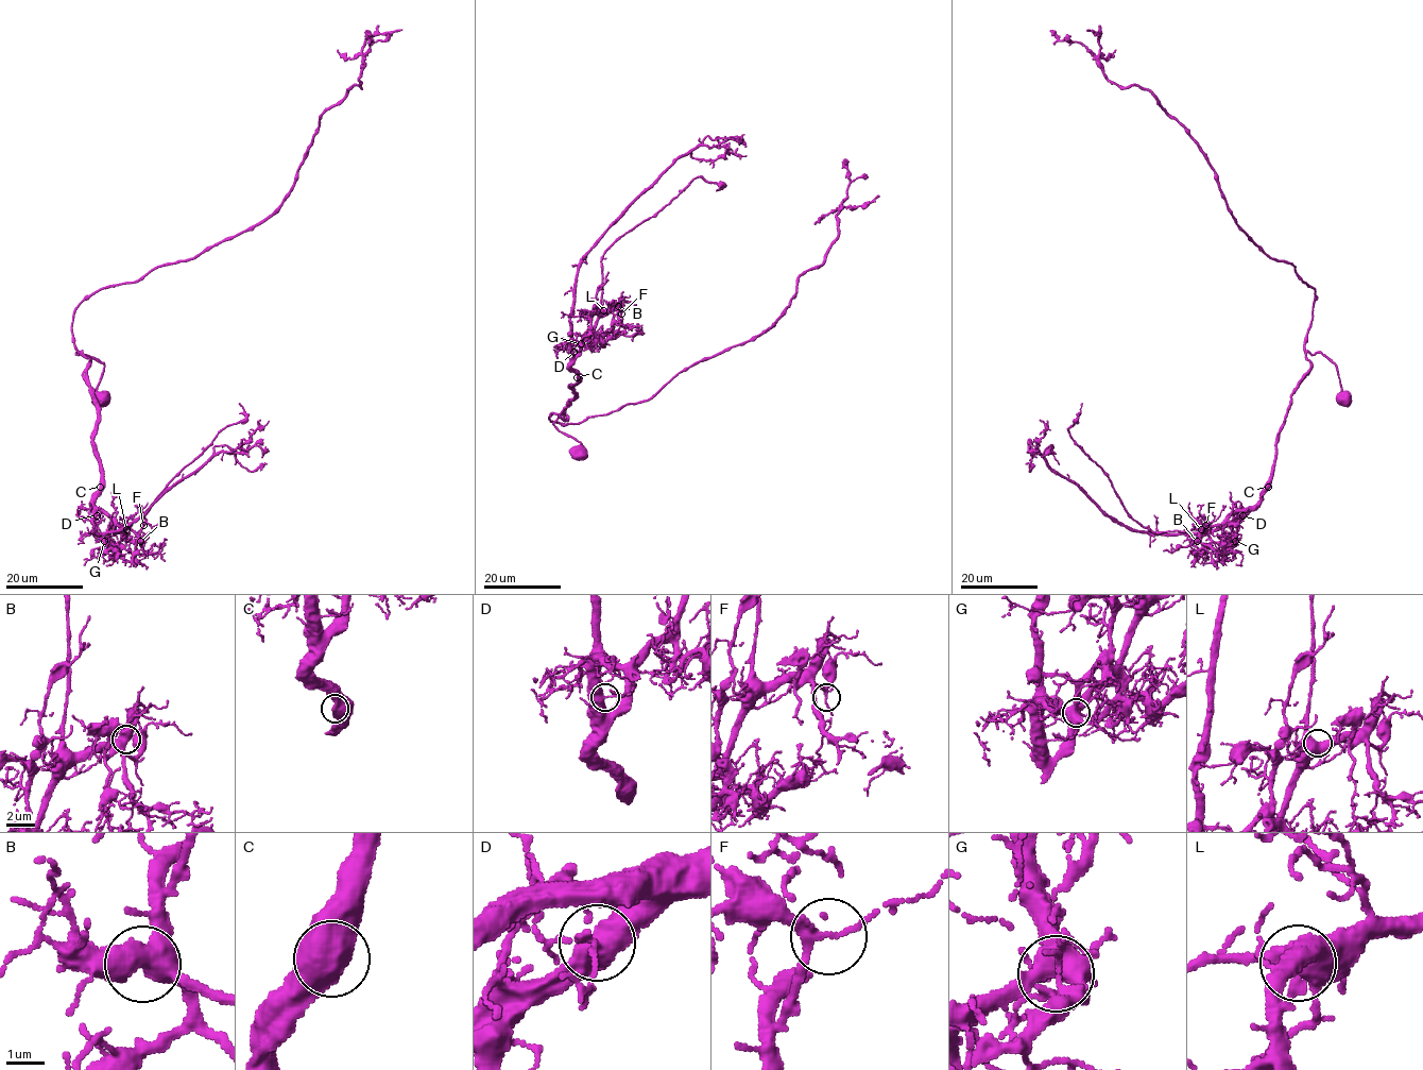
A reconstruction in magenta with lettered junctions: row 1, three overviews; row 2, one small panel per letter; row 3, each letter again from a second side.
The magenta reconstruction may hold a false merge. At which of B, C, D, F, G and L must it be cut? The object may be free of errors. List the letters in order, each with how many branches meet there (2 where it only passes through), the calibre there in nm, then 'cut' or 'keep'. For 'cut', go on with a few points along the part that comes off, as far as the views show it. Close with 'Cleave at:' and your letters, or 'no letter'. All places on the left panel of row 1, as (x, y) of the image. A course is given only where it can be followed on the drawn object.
B: branches 3; calibre 500 nm; keep
C: branches 1; calibre 900 nm; keep
D: branches 2; calibre 480 nm; keep
F: branches 3; calibre 200 nm; keep
G: branches 6; calibre 500 nm; keep
L: branches 3; calibre 550 nm; keep
Cleave at: no letter

